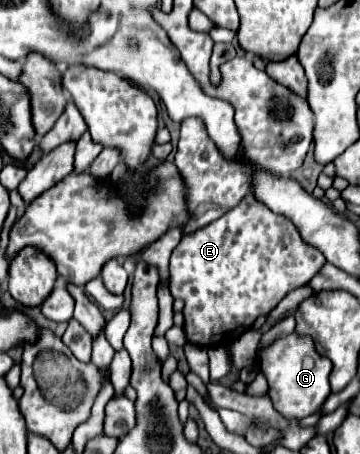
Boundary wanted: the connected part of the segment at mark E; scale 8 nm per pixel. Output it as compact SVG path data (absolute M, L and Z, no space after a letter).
M253 194L245 196L233 210L223 214L209 226L197 230L197 234L183 236L183 240L171 254L169 270L173 298L181 298L185 302L185 340L201 348L233 344L243 332L253 326L257 316L271 312L287 292L305 286L321 270L323 264L325 256L301 238L297 226L289 218L271 212Z

